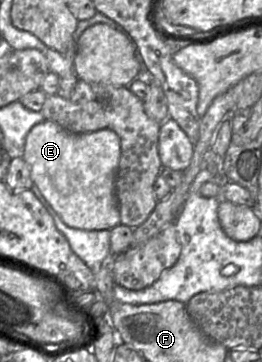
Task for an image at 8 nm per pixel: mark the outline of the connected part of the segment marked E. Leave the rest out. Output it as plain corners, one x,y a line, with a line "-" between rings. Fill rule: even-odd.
45,119
28,132
22,157
30,168
33,183
66,225
83,230
111,230
121,223
115,195
120,153
120,138
110,129
72,133

